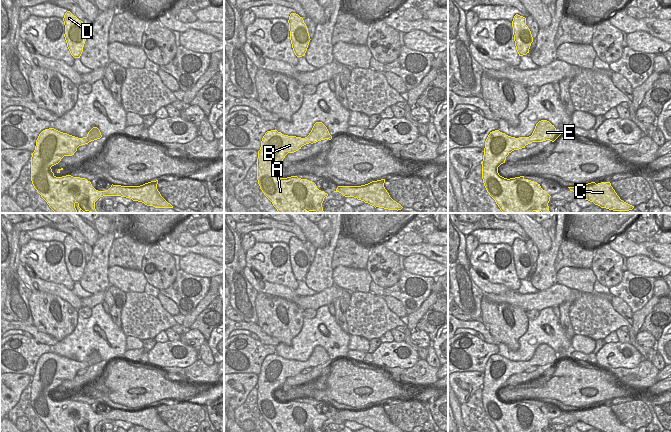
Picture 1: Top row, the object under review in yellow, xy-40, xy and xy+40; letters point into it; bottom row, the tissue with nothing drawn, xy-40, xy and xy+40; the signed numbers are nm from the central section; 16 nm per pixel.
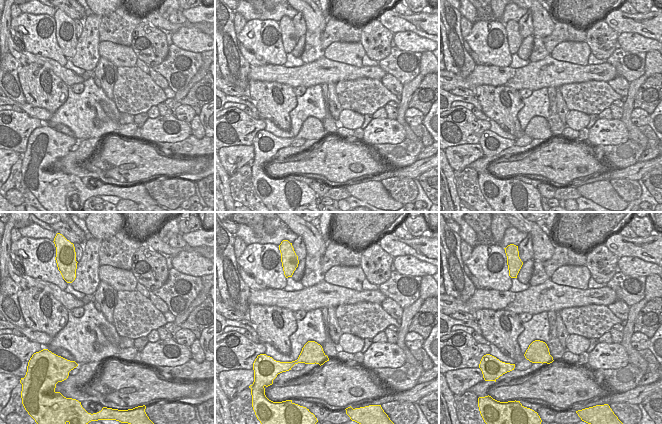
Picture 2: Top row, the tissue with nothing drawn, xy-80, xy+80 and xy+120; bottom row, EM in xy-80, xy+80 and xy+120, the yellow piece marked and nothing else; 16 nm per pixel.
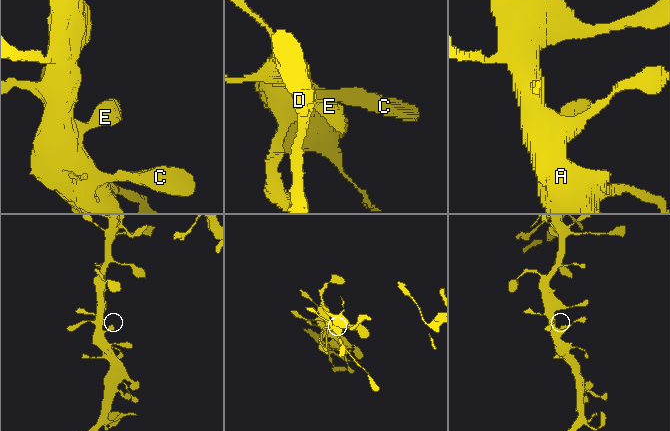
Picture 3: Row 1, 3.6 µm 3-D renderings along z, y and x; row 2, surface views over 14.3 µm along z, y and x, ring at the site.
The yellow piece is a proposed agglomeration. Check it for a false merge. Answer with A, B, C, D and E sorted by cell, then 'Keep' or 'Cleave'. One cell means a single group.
Groups: A B C D E. Keep

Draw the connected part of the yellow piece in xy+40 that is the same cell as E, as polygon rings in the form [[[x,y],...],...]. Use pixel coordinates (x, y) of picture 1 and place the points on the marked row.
[[[547,120],[539,121],[531,136],[511,137],[495,130],[490,132],[484,148],[482,179],[489,195],[503,213],[532,213],[541,211],[551,213],[548,203],[550,195],[537,182],[524,176],[504,178],[499,175],[498,167],[505,163],[506,157],[514,150],[525,148],[532,142],[550,140],[554,142],[561,134]]]

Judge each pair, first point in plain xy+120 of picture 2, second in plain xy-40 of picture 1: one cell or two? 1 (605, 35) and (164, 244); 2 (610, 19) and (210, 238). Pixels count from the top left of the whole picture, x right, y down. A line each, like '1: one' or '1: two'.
1: two
2: two

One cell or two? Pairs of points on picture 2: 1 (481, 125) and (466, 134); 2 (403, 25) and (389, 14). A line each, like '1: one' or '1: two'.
1: one
2: one

